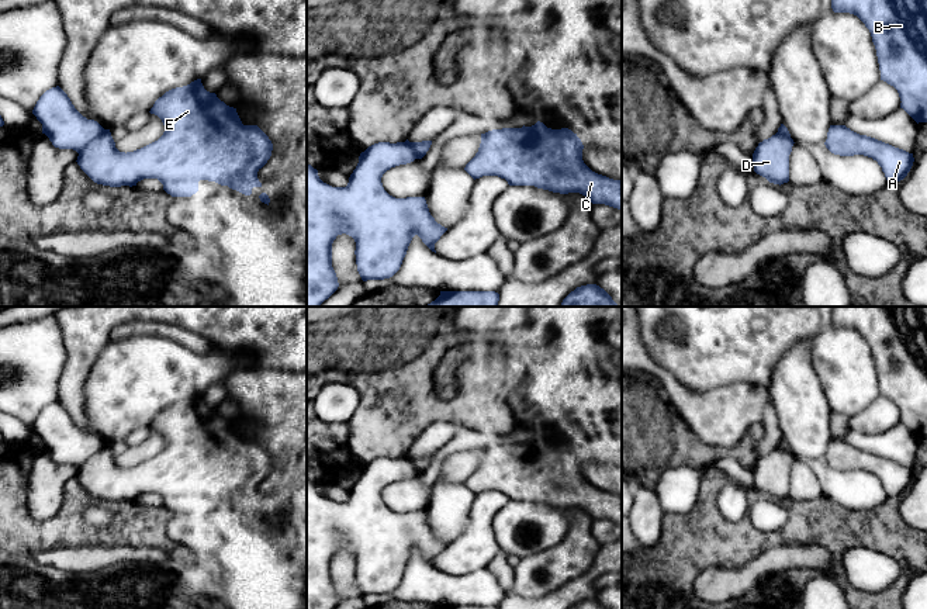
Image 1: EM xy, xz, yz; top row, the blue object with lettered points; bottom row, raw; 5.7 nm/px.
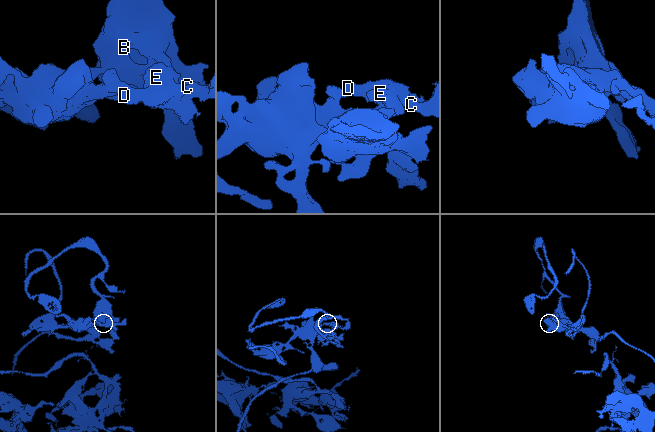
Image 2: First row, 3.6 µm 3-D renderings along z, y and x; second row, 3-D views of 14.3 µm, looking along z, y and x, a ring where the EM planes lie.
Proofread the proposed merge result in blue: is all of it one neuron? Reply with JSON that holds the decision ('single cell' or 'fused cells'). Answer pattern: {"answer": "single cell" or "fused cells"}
{"answer": "single cell"}

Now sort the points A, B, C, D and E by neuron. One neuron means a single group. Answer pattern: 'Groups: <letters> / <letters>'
Groups: A B C D E

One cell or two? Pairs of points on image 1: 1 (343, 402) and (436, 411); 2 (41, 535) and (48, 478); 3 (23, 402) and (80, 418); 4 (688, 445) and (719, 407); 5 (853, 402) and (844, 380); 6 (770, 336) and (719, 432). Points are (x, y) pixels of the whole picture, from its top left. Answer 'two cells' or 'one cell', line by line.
1: two cells
2: two cells
3: two cells
4: two cells
5: one cell
6: two cells

